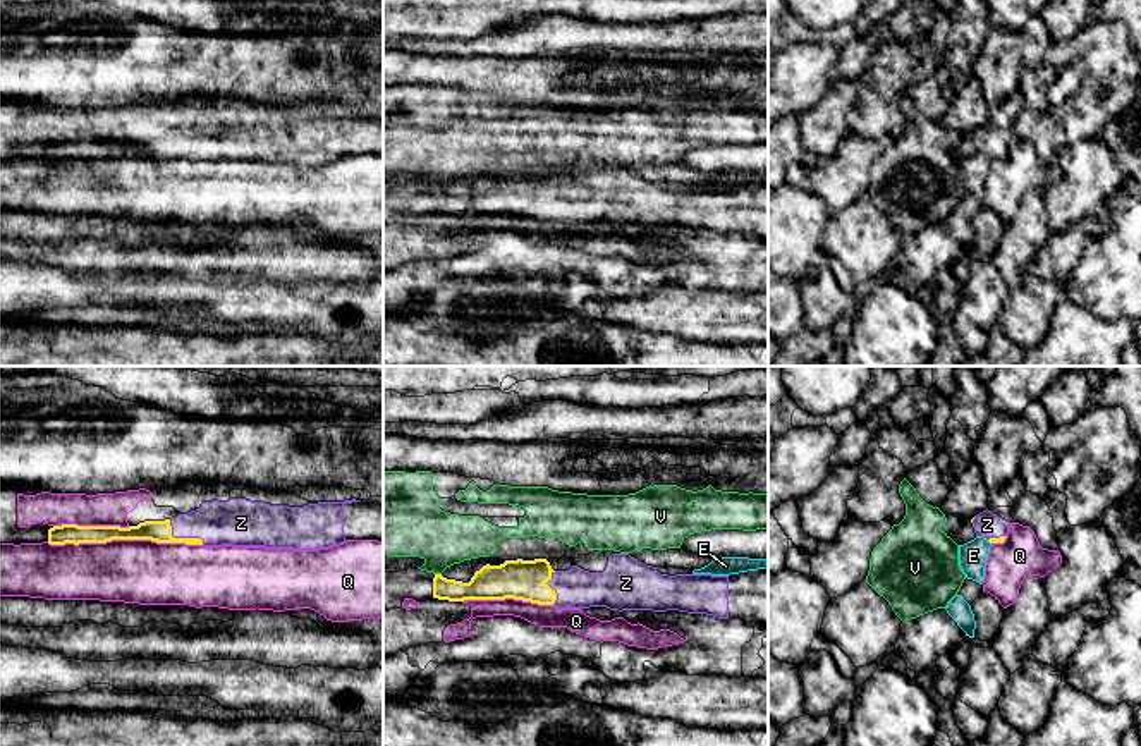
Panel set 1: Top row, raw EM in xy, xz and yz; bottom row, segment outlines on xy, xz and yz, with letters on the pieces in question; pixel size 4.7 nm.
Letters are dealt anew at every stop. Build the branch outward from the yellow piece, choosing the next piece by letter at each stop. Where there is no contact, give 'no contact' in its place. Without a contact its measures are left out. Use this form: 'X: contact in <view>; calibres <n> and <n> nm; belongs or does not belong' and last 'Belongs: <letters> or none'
E: no contact; does not belong
Q: contact in xy; calibres 110 and 300 nm; does not belong
V: contact in xz; calibres 160 and 280 nm; does not belong
Z: contact in xy; calibres 110 and 200 nm; belongs
Belongs: Z

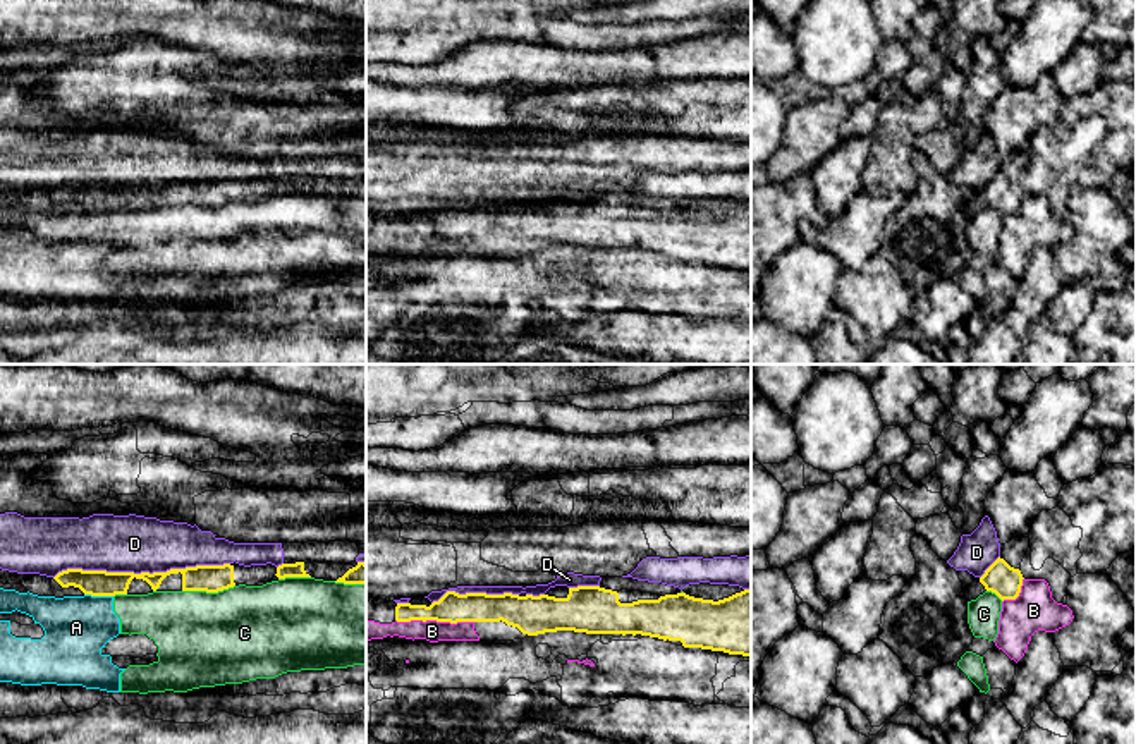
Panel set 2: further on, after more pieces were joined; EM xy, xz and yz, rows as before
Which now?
A: contact in xy; calibres 130 and 300 nm; does not belong
B: contact in xz; calibres 140 and 100 nm; does not belong
C: contact in xy; calibres 130 and 440 nm; does not belong
D: contact in xy; calibres 130 and 280 nm; does not belong
Belongs: none

